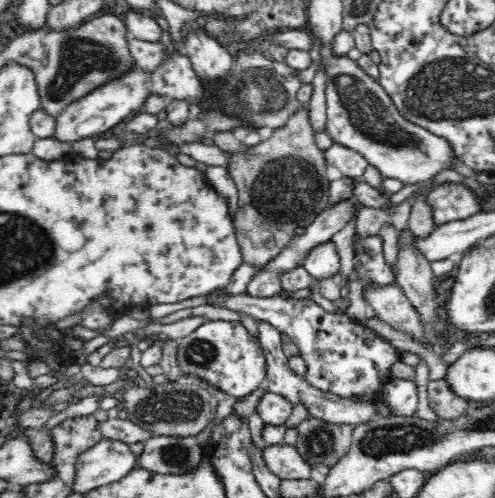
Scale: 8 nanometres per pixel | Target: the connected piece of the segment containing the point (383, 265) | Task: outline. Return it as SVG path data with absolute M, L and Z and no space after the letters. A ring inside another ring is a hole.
M355 235L354 247L354 278L359 280L363 290L374 286L388 286L395 282L392 266L387 264L384 255L384 240L377 235Z

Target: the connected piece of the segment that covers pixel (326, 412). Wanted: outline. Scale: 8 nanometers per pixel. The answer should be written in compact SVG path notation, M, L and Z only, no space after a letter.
M256 321L258 329L257 338L267 360L267 380L265 385L268 387L268 392L284 397L293 407L301 404L306 409L309 418L317 418L328 424L350 424L355 426L360 423L366 423L372 420L372 418L377 418L377 415L374 414L376 406L383 413L384 418L390 416L389 410L387 410L386 405L383 404L383 400L380 398L372 402L372 404L369 402L362 404L361 402L348 401L348 399L338 399L338 397L330 393L324 394L316 391L304 380L303 376L298 376L289 367L289 362L287 361L288 354L283 351L282 347L281 332L266 321Z

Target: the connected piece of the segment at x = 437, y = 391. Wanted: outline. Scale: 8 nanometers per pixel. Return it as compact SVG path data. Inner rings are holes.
M445 380L428 382L429 406L439 418L444 420L456 420L471 410L468 403L450 393Z

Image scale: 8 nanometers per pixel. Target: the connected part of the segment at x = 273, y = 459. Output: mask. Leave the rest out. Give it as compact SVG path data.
M286 443L267 446L261 452L265 467L281 480L310 479L311 466L294 446Z

